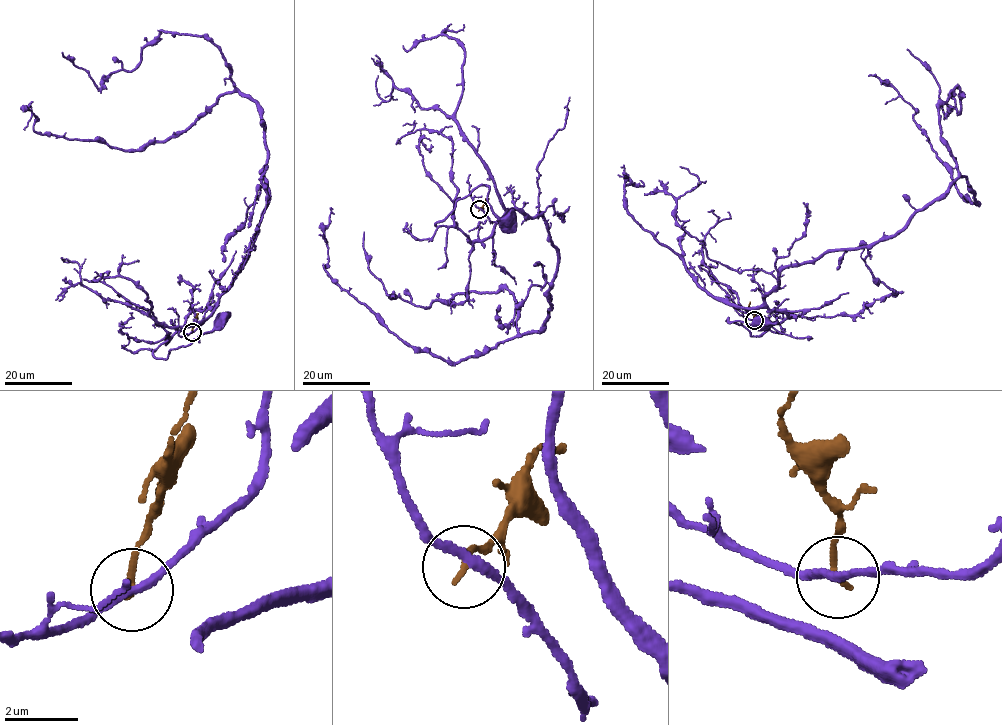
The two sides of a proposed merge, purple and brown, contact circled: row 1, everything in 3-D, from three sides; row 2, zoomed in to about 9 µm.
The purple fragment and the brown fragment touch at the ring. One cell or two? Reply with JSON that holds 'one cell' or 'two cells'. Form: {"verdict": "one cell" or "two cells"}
{"verdict": "two cells"}

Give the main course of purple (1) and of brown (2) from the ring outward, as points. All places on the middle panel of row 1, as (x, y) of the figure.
1: (479, 210), (495, 223), (484, 240), (435, 224), (483, 184), (492, 210), (508, 220)
2: (479, 210), (488, 198)

